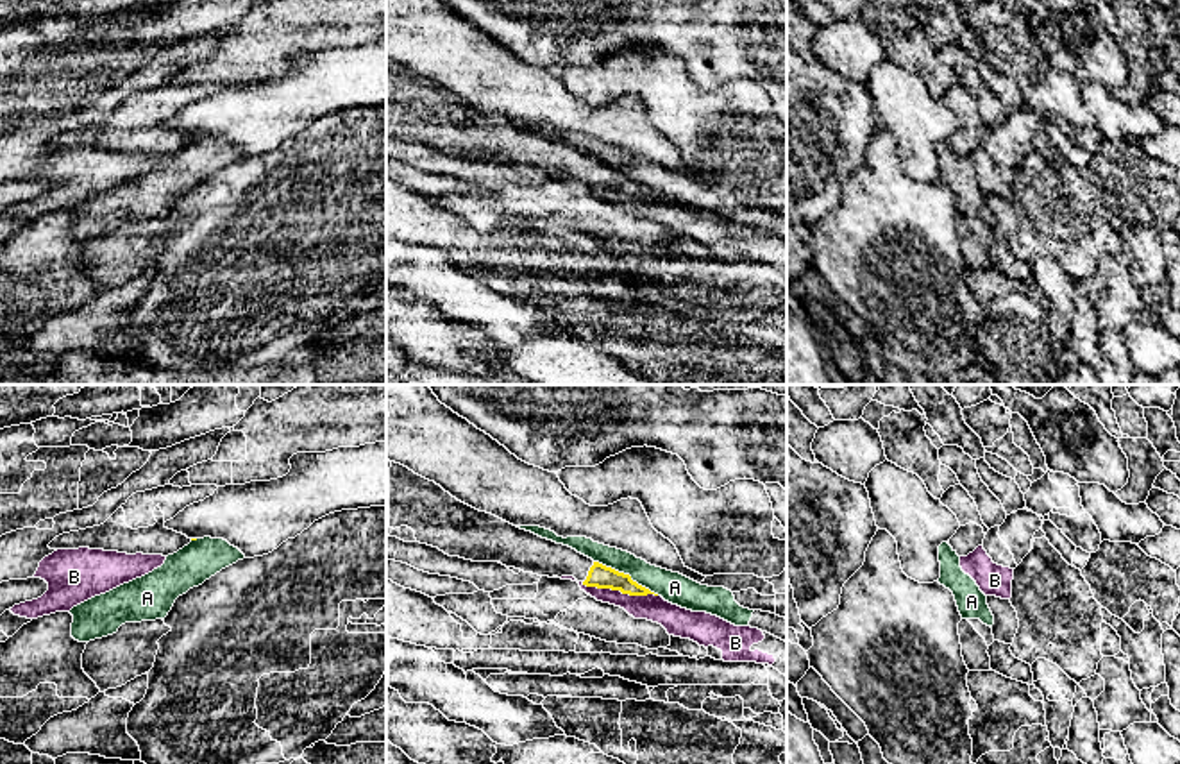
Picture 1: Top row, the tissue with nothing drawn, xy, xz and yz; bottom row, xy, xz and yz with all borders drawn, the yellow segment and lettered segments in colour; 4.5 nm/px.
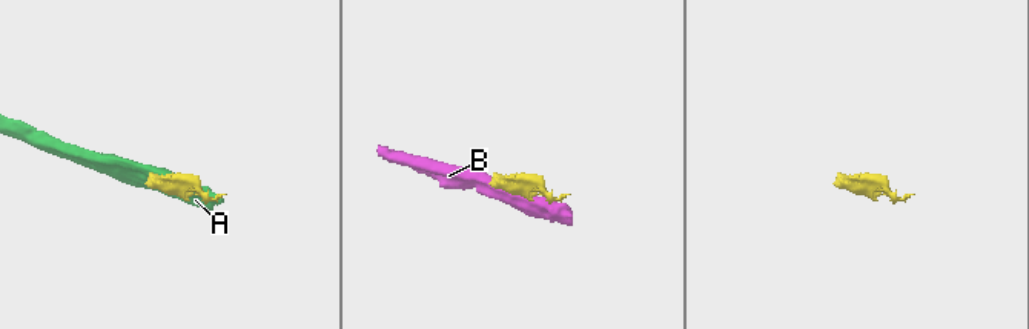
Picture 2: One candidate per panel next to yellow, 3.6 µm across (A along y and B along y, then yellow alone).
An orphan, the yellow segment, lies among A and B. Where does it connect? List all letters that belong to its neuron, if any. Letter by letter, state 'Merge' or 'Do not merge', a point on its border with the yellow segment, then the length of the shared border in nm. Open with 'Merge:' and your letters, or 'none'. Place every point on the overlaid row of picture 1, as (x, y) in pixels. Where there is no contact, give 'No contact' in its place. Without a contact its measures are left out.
Merge: none
A: Do not merge. Touches yellow at xz (626, 575). Shared border 340 nm
B: Do not merge. Touches yellow at xz (619, 589). Shared border 360 nm

